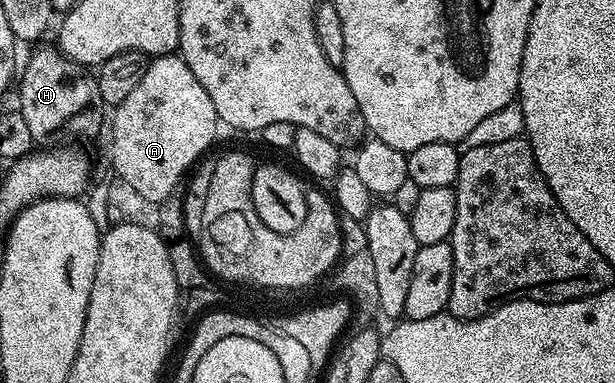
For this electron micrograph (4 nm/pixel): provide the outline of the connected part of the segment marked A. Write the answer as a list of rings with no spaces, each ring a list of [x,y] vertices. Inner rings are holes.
[[[165,55],[153,57],[147,62],[145,74],[135,84],[134,91],[111,110],[110,129],[111,125],[112,173],[130,183],[143,198],[159,203],[177,192],[189,170],[207,154],[204,152],[207,151],[208,144],[216,137],[218,118],[214,111],[214,103],[210,103],[210,95],[206,95],[202,83],[194,79],[194,71],[186,67],[179,55]]]

